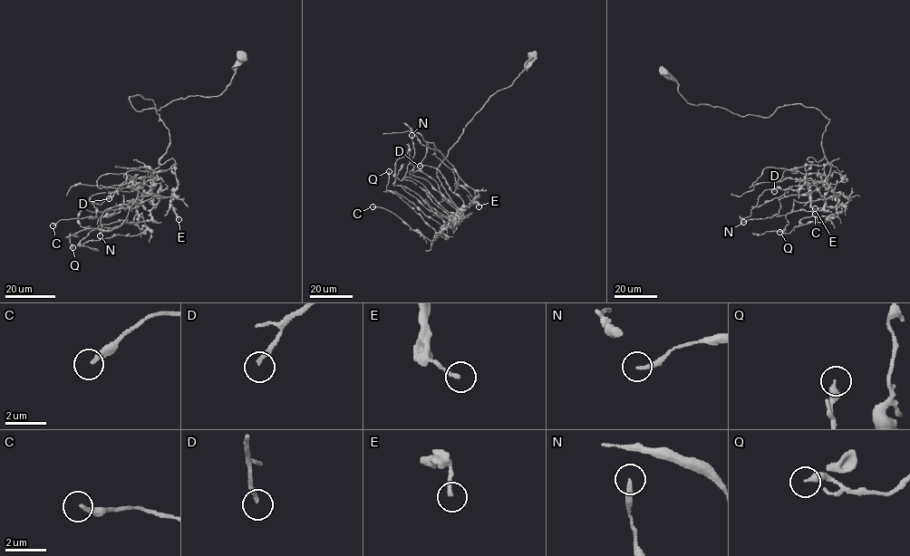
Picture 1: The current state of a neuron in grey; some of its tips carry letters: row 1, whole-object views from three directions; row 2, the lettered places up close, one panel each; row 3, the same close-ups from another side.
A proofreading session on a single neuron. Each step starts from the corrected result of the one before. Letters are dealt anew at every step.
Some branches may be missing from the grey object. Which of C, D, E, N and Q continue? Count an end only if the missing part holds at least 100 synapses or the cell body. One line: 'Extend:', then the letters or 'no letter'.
Extend: no letter

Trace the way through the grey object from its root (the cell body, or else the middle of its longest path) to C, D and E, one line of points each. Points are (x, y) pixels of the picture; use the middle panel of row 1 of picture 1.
C: (531, 56), (437, 170), (459, 219), (470, 214), (453, 216), (430, 241), (372, 206)
D: (531, 56), (437, 170), (459, 219), (470, 214), (455, 220), (463, 201), (439, 170), (420, 166)
E: (531, 56), (437, 170), (461, 221), (475, 196), (479, 206)

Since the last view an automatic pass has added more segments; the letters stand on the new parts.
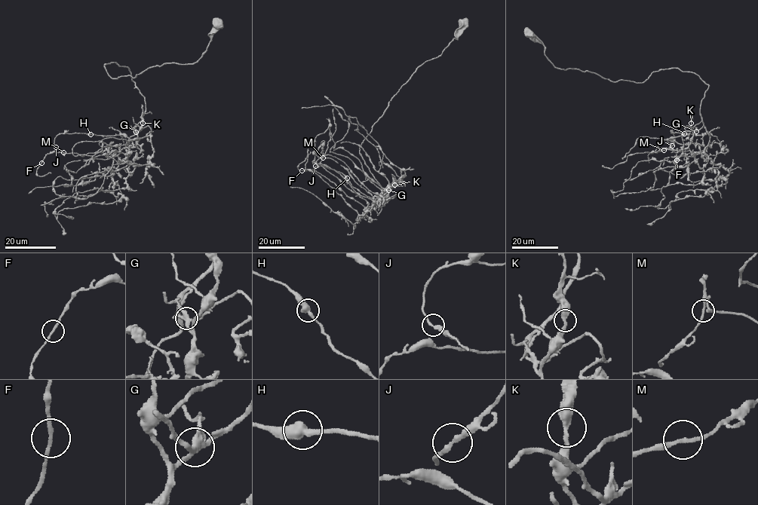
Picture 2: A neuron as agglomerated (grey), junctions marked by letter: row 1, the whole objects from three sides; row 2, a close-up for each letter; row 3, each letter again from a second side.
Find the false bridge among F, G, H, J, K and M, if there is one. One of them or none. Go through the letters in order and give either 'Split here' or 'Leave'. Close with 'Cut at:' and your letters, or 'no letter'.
F: Leave
G: Leave
H: Leave
J: Leave
K: Leave
M: Leave
Cut at: no letter

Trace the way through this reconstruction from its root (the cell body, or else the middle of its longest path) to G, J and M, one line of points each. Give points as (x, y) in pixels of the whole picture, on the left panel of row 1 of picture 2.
G: (216, 24), (193, 64), (165, 63), (118, 78), (104, 65), (126, 66), (144, 97), (136, 131)
J: (216, 24), (193, 64), (118, 78), (104, 65), (126, 66), (144, 97), (137, 147), (75, 133), (56, 147)
M: (216, 24), (193, 64), (118, 78), (104, 65), (126, 66), (144, 97), (137, 147), (60, 133), (63, 152)

